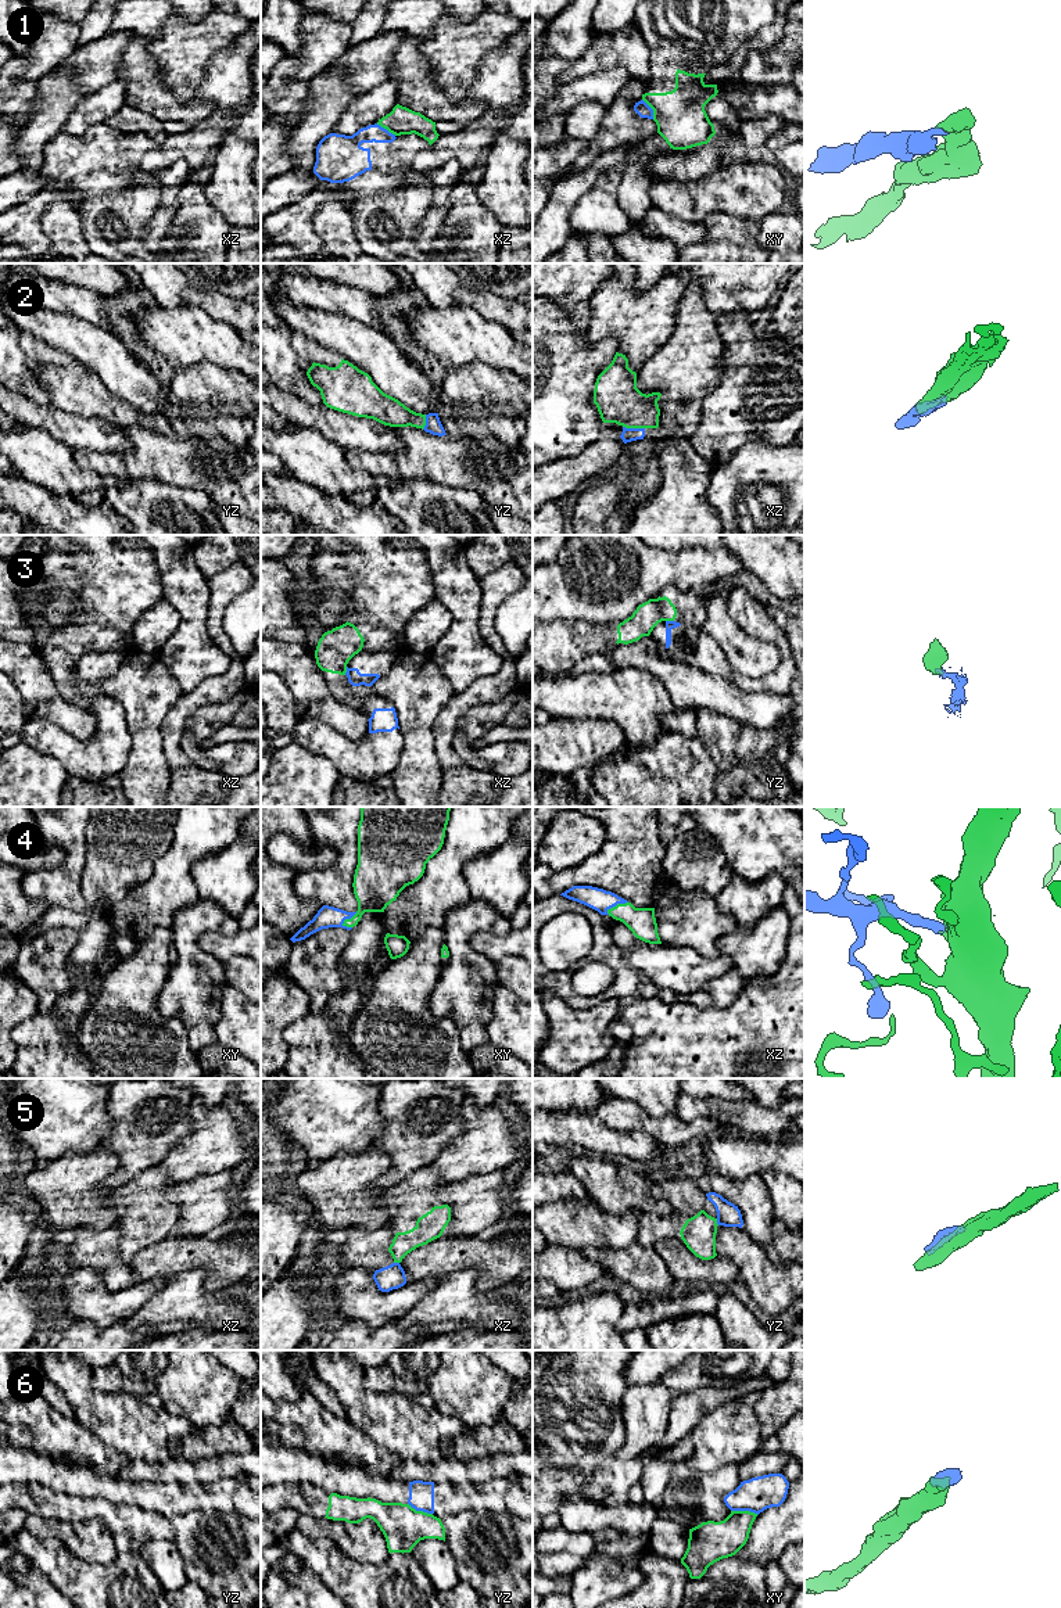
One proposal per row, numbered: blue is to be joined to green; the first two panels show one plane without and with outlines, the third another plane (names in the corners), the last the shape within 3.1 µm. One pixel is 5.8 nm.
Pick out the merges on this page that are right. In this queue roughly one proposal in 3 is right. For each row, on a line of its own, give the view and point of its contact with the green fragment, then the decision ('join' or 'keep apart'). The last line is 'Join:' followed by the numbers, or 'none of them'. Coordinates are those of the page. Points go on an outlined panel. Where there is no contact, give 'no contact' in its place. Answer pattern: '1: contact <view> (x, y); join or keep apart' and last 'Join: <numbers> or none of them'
1: contact xy (651, 107); keep apart
2: contact xz (634, 427); join
3: contact xz (346, 671); keep apart
4: contact xy (348, 919); join
5: contact yz (716, 1221); keep apart
6: contact xy (745, 1511); keep apart
Join: 2, 4

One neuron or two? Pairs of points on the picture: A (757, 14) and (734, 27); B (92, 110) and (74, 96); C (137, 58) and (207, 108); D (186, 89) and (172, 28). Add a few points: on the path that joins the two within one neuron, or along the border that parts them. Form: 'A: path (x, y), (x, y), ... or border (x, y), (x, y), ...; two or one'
A: path (752, 18), (745, 25), (739, 25); one
B: border (88, 94), (75, 107), (63, 128); two
C: path (144, 79), (175, 110), (186, 110); one
D: path (182, 74), (182, 43); one

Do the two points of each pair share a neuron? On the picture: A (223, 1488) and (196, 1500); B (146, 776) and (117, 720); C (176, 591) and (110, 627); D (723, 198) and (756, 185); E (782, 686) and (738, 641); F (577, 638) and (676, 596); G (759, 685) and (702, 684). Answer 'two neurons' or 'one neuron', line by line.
A: one neuron
B: two neurons
C: two neurons
D: one neuron
E: two neurons
F: one neuron
G: two neurons

